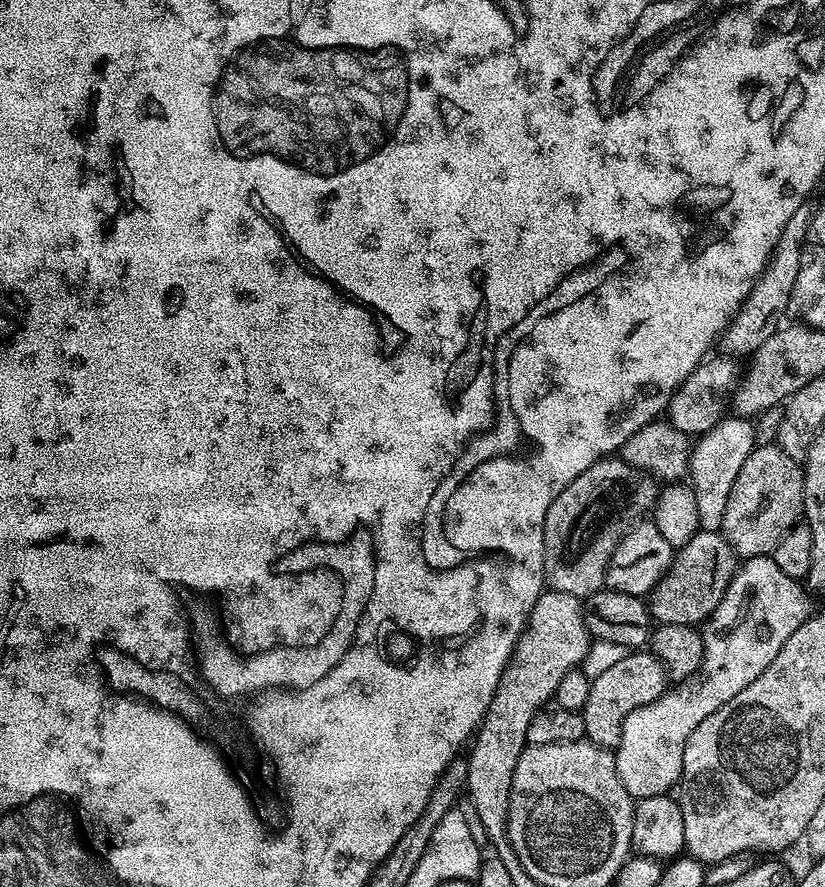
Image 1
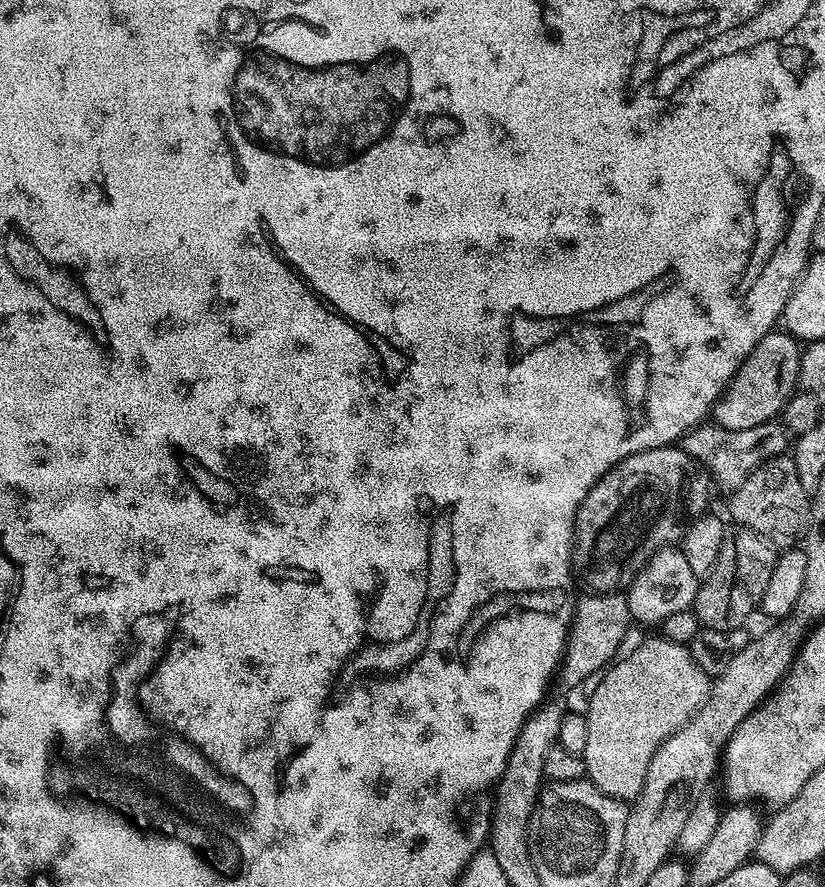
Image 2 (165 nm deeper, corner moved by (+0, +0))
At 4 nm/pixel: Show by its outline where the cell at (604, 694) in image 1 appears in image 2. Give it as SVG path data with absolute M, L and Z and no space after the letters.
M665 638L644 640L633 652L627 652L603 669L602 682L595 689L594 696L586 700L588 735L582 755L587 779L591 780L594 786L598 786L615 800L631 802L642 790L642 782L646 782L650 758L654 758L662 742L666 742L670 734L674 734L689 718L696 715L696 711L708 699L710 678L696 665L691 651L678 642Z

